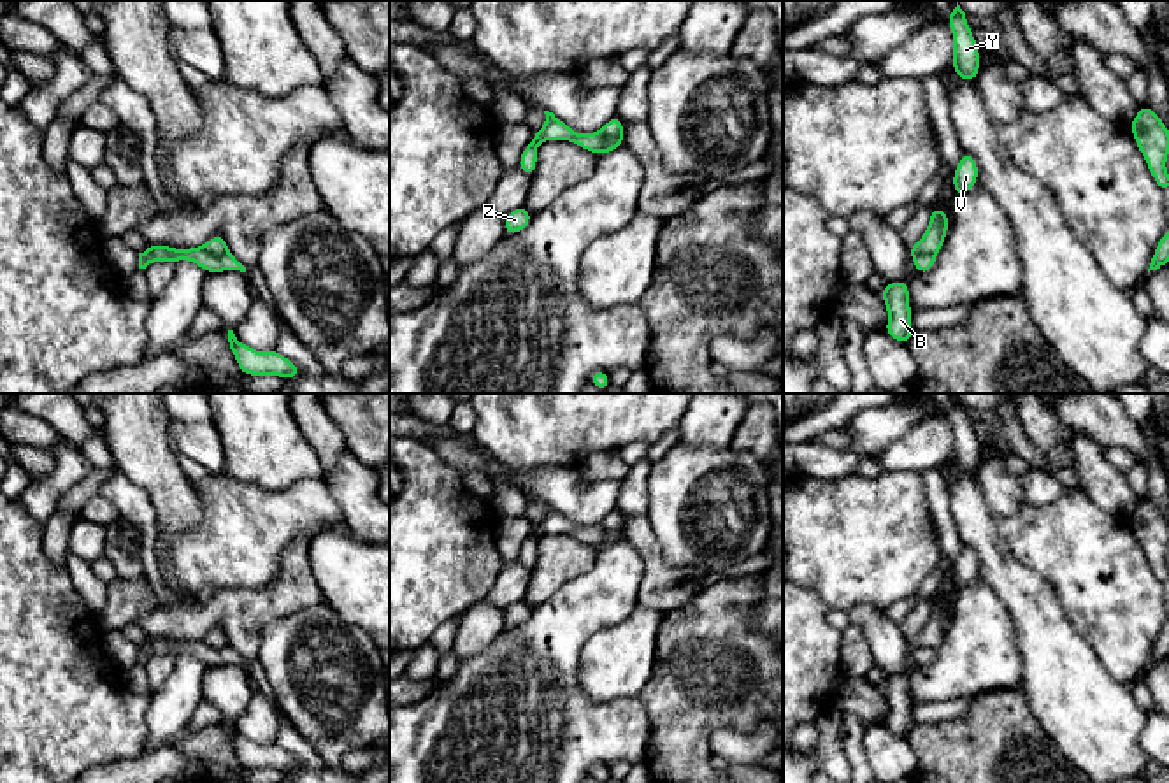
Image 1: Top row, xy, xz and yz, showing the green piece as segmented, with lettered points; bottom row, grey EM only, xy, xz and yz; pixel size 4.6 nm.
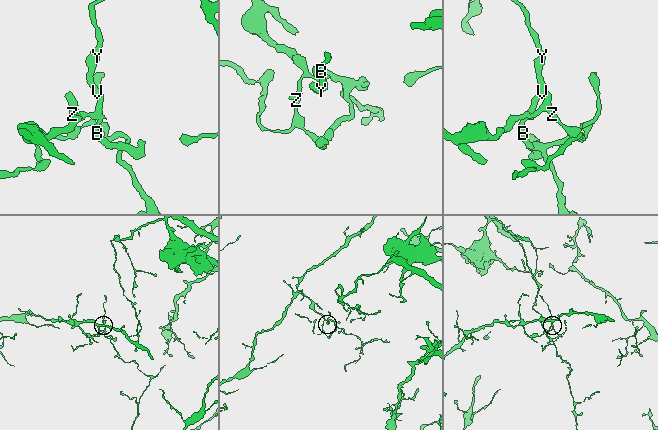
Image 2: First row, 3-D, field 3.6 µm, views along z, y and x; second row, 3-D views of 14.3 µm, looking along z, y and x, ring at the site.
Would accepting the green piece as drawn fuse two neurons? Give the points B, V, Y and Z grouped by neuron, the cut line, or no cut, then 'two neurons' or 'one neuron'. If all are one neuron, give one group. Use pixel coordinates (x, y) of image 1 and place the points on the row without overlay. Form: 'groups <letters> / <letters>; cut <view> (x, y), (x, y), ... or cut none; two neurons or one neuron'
groups B V Y / Z; cut xy (202, 639), (213, 646), (227, 646); two neurons

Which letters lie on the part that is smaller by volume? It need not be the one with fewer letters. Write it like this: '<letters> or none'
B, V, Y

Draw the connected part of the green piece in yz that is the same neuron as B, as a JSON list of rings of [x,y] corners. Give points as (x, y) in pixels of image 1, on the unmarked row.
[[[892,674],[879,685],[879,690],[888,702],[885,725],[892,732],[909,737],[909,732],[914,727],[911,718],[913,704],[909,700],[909,678],[906,674]]]

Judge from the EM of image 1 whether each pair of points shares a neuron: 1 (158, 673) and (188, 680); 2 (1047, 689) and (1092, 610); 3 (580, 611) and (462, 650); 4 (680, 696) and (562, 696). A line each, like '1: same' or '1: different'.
1: different
2: different
3: different
4: different

